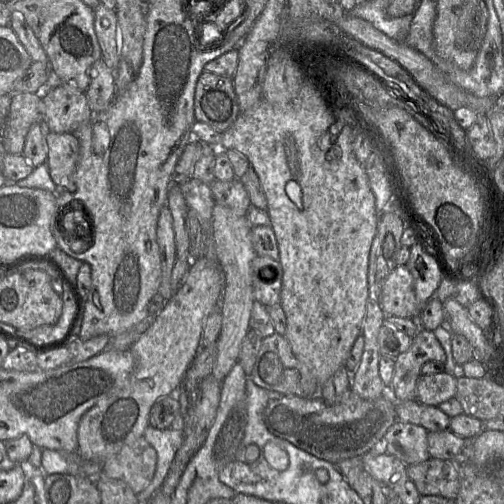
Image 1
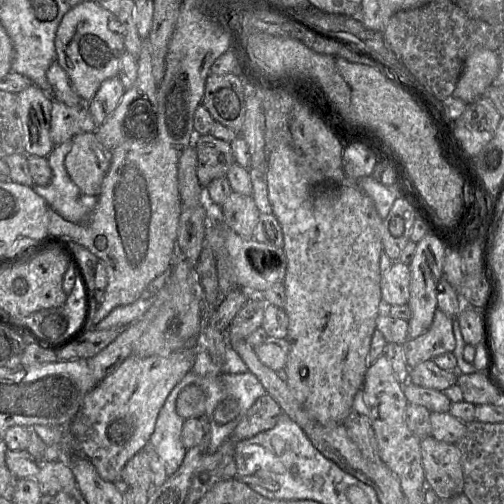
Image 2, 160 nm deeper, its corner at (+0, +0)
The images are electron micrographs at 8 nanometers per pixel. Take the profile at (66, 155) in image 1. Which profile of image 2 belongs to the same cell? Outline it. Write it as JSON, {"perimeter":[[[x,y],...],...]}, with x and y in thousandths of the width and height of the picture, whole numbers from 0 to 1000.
{"perimeter":[[[159,264],[143,274],[143,292],[129,312],[127,327],[139,355],[167,385],[194,389],[218,321],[220,298],[206,292],[188,264]]]}

